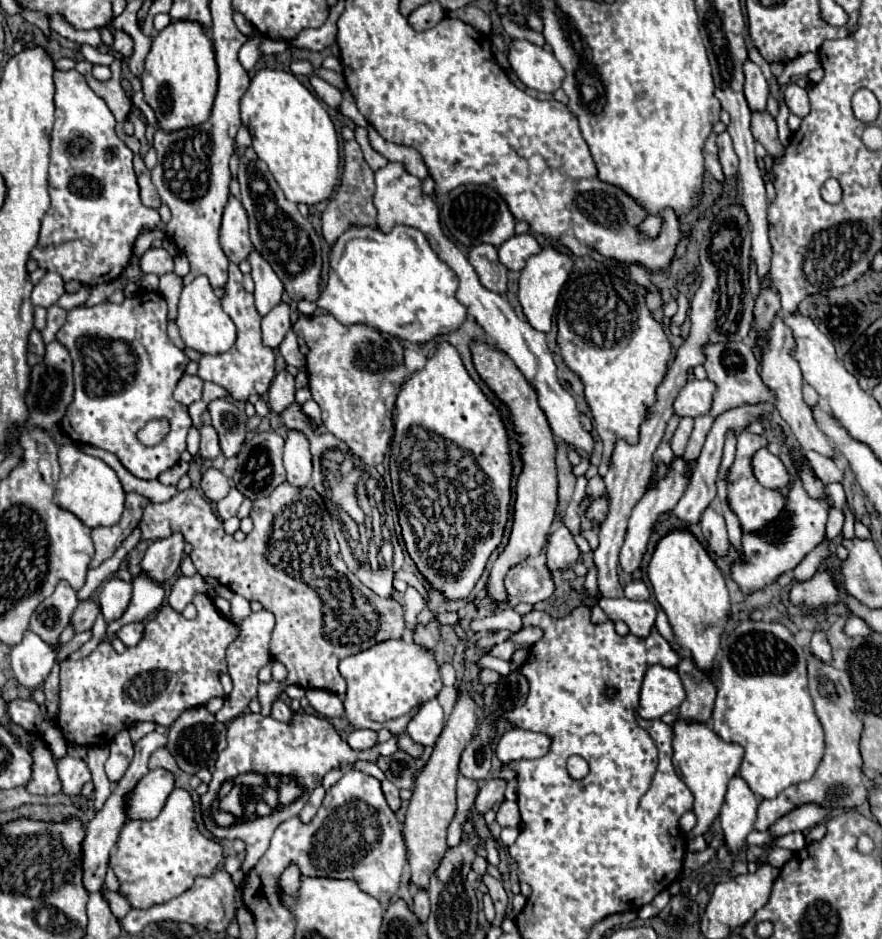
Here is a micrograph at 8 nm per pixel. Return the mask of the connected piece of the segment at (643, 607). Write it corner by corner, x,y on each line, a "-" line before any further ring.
599,599
599,607
607,613
611,621
625,621
633,635
647,637
655,627
657,607
651,601
631,601
631,599

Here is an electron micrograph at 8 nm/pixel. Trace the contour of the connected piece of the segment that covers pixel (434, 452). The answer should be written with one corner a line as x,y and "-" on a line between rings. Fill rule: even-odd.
441,343
437,353
429,357
425,369
413,373
401,387
389,465
399,525
409,557
417,563
425,581
431,579
429,585
447,601
467,599
479,581
487,559
503,539
509,521
513,463
501,411
471,379
457,349
449,343
-
411,493
419,499
411,501

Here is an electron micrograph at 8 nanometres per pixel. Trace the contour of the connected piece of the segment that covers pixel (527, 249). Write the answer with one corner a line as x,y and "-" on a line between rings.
523,233
519,237
511,237
499,247
499,261
509,269
509,271
521,271
525,267
525,261
531,255
537,255
541,251
539,243
535,241
533,235

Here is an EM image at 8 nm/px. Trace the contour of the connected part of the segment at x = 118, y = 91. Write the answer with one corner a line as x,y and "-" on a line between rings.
116,59
111,65
110,70
112,72
112,78
105,83
97,81
93,75
91,75
91,69
93,65
89,61
79,61
77,63
77,71
87,79
87,85
93,89
95,95
99,95
107,107
111,109
111,113
115,115
115,121
117,121
117,135
123,137
125,131
123,131
123,121
131,109
131,101
129,97
125,95
123,87
121,86
121,66
122,59

